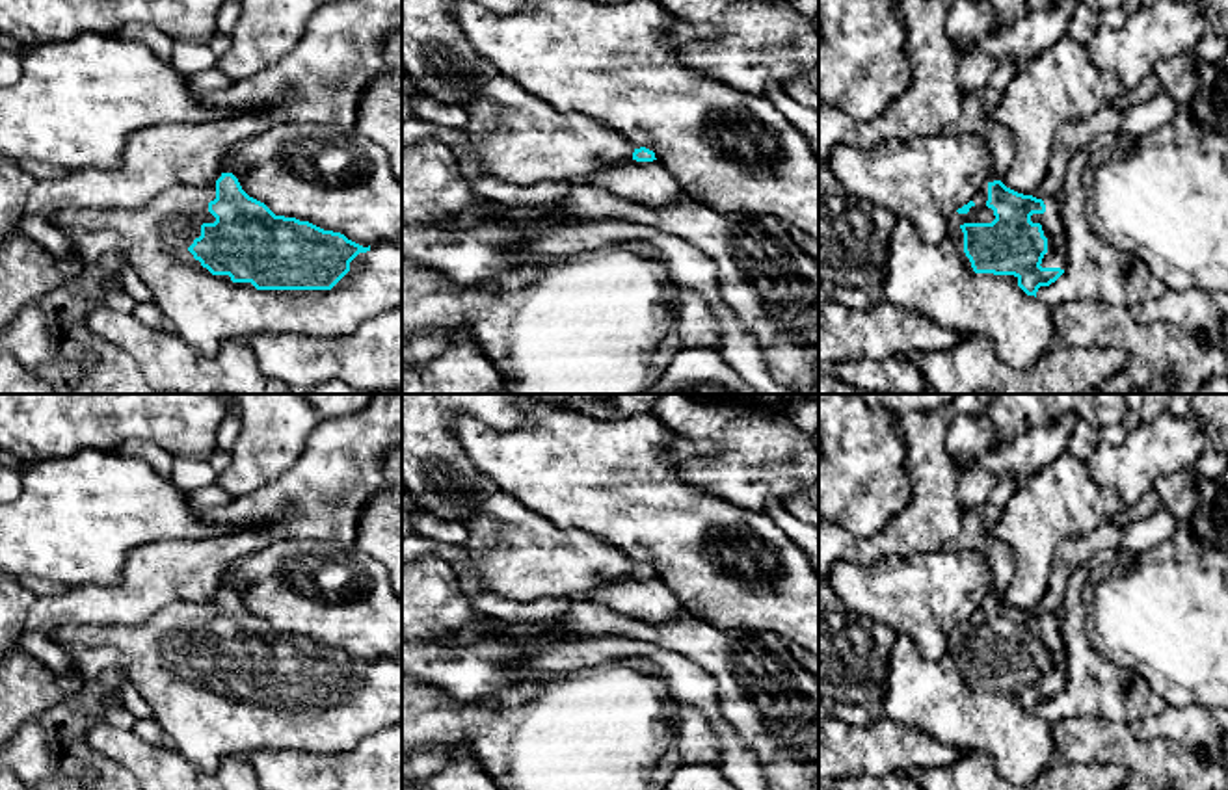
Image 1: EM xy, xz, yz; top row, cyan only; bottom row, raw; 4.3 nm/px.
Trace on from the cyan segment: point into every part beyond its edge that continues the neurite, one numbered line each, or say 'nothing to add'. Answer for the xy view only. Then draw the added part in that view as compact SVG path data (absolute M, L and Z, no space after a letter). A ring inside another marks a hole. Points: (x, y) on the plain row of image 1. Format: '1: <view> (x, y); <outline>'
1: xy (207, 725); M216 599L171 602L136 626L74 626L52 632L50 641L76 654L117 647L117 675L134 684L177 749L205 773L214 773L225 758L247 758L260 749L348 753L365 736L402 723L402 660L372 660L331 706L257 706L212 691L188 664L203 639L216 638L208 628L214 615Z

